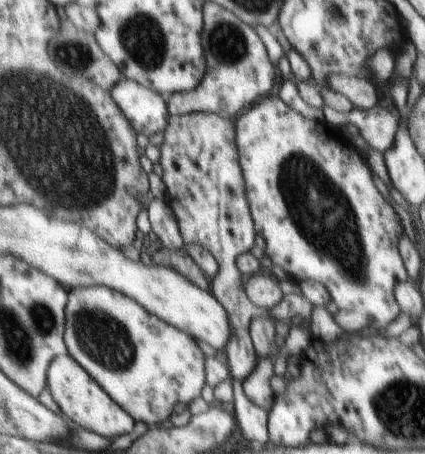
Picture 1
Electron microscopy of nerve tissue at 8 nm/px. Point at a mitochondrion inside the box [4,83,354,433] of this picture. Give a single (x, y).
(101, 337)

